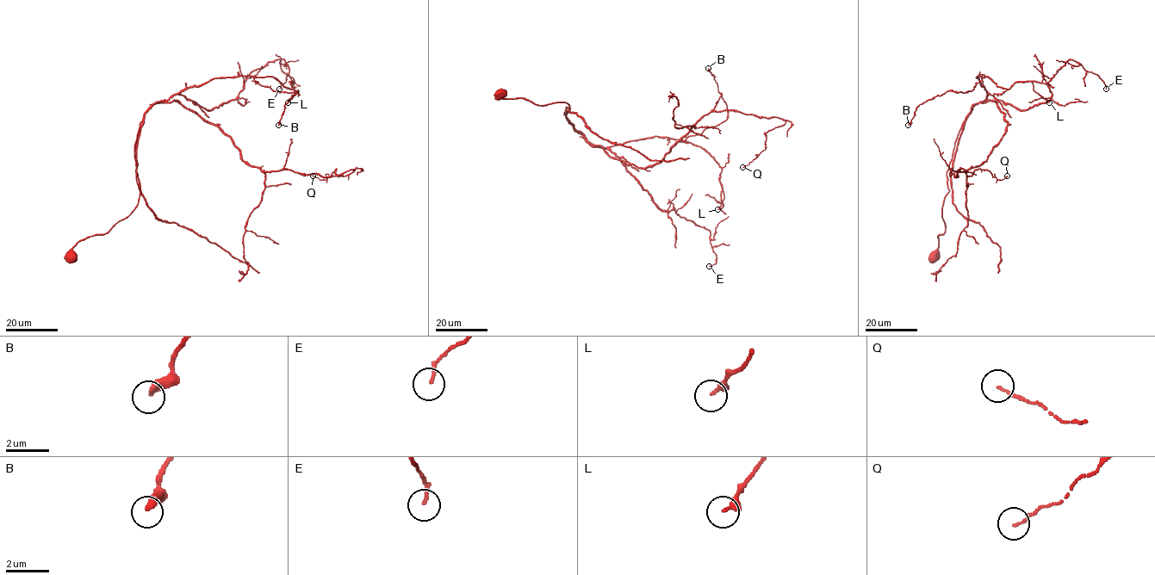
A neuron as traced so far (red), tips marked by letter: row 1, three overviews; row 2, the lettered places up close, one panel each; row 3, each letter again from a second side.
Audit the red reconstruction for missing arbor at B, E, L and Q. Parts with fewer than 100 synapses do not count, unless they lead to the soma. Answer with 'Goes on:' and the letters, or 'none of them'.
Goes on: none of them

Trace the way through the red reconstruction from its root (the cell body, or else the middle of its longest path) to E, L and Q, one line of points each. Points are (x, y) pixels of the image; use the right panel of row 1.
E: (934, 256), (946, 171), (975, 105), (989, 95), (1021, 110), (1045, 103), (1069, 59), (1106, 89)
L: (934, 256), (945, 231), (954, 142), (987, 95), (976, 77), (1007, 89), (1030, 81), (1049, 102)
Q: (934, 256), (945, 231), (954, 142), (978, 102), (993, 100), (1007, 131), (985, 161), (950, 173), (1007, 176)

